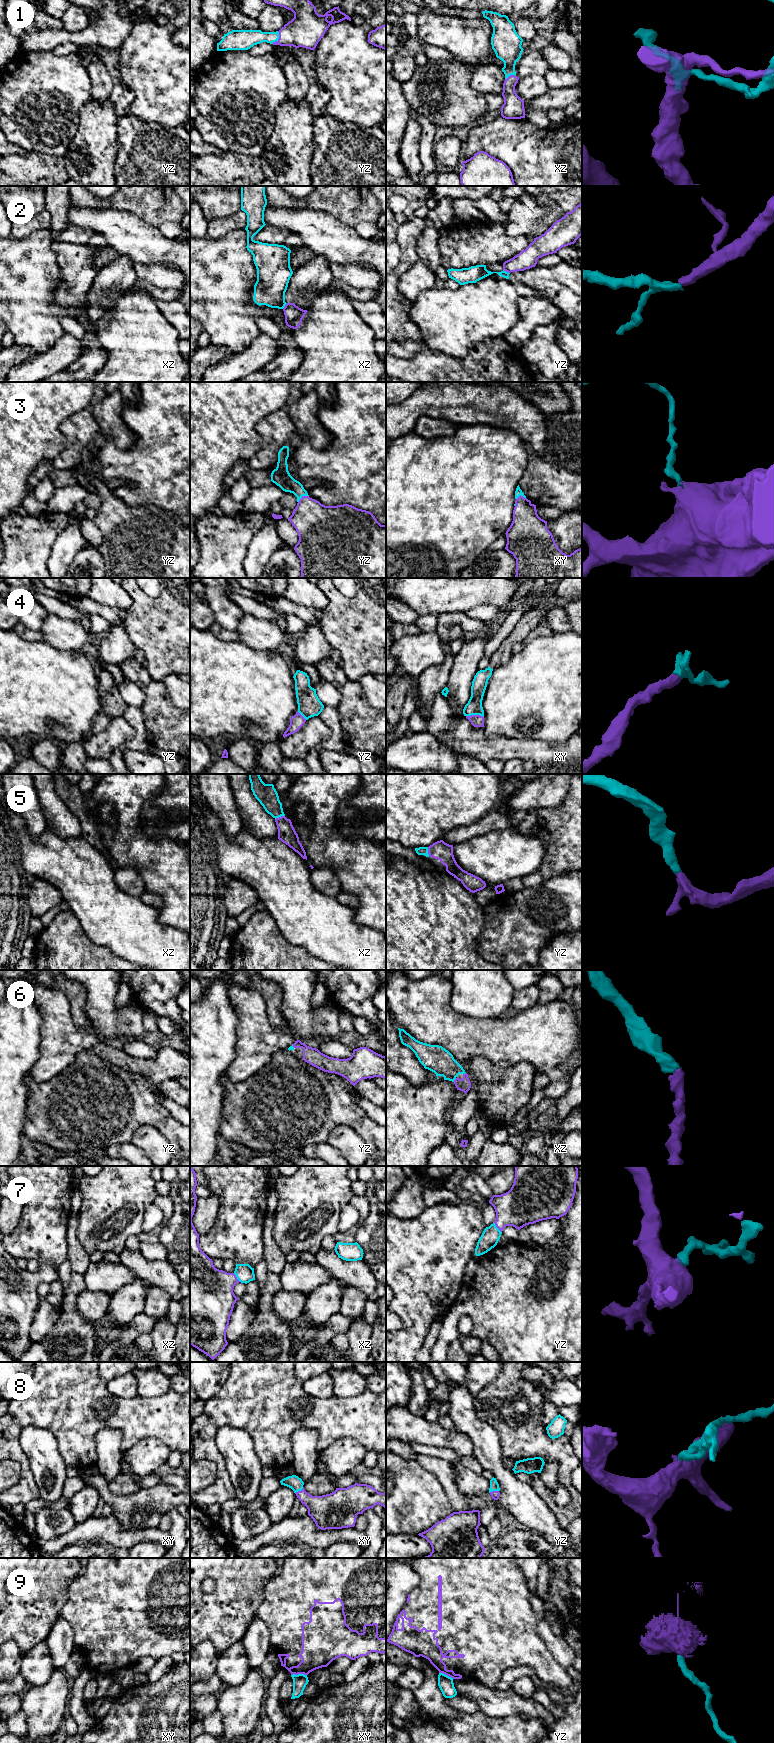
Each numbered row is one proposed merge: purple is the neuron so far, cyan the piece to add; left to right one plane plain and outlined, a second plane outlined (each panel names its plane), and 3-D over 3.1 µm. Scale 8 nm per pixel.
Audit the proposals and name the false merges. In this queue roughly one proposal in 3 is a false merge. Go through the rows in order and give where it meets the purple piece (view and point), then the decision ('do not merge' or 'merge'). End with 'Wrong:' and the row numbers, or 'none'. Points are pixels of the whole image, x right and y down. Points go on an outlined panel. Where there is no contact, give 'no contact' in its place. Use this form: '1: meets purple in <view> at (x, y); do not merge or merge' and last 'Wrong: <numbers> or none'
1: meets purple in yz at (279, 38); merge
2: meets purple in yz at (506, 271); do not merge
3: meets purple in yz at (302, 497); merge
4: meets purple in xy at (475, 715); merge
5: meets purple in xz at (279, 817); merge
6: meets purple in xz at (454, 1080); merge
7: meets purple in yz at (496, 1226); merge
8: meets purple in xy at (299, 1491); merge
9: meets purple in xy at (298, 1673); do not merge
Wrong: 2, 9

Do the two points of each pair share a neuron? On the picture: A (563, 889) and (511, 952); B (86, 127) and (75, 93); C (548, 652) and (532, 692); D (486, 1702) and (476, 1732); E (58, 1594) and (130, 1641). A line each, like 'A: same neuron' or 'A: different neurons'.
A: same neuron
B: different neurons
C: same neuron
D: different neurons
E: different neurons

